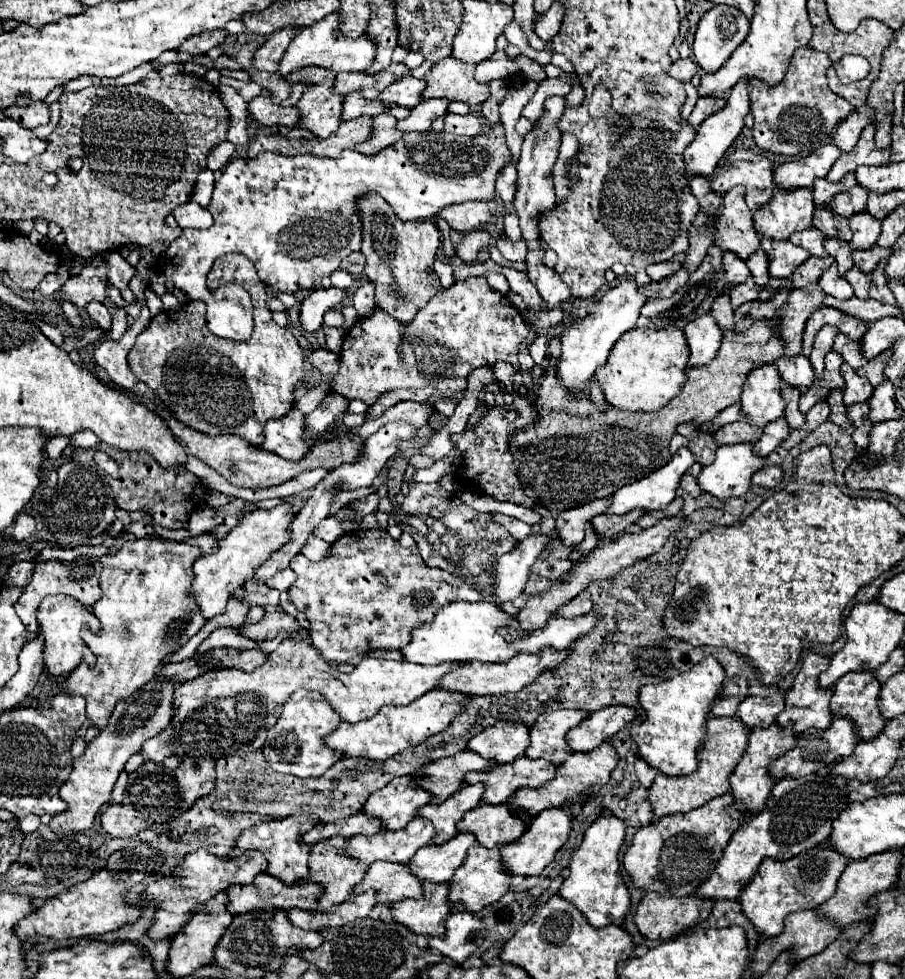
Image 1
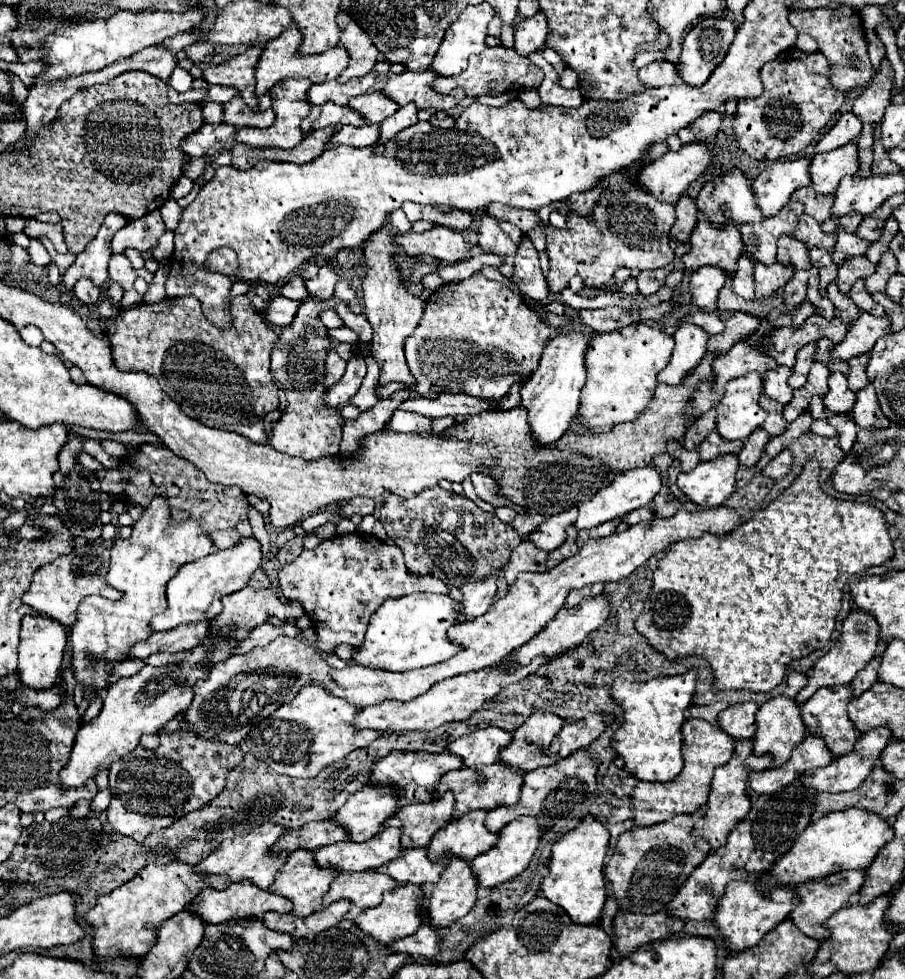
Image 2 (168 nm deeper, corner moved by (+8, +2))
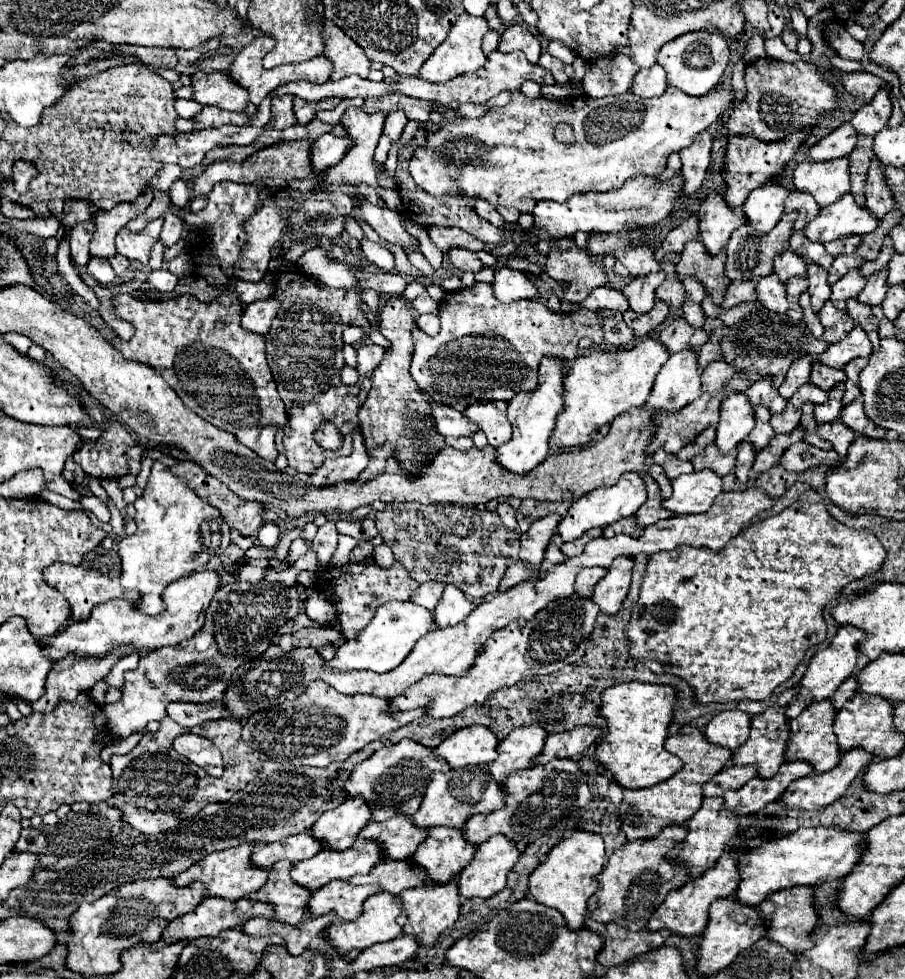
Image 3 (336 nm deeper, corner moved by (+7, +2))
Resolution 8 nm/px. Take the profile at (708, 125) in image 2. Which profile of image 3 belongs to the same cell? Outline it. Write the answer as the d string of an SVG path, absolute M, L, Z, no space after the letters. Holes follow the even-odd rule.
M708 131L700 133L688 149L680 151L682 159L682 195L688 197L702 187L706 169L710 165L710 147L712 135Z

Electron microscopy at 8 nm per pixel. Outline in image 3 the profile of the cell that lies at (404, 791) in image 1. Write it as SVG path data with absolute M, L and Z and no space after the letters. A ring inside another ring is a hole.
M346 799L336 809L320 815L312 827L312 837L324 841L324 847L328 849L344 851L356 841L360 829L368 823L370 817L372 811L362 799Z

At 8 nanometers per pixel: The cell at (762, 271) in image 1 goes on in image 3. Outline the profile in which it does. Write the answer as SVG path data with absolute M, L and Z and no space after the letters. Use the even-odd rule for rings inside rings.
M734 281L726 289L722 309L730 309L730 307L736 307L736 305L746 303L746 301L756 301L754 283L752 281Z

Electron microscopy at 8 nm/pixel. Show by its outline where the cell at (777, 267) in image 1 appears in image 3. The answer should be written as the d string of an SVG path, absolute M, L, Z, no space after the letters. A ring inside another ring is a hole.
M772 273L766 277L760 277L756 283L758 301L768 309L776 313L788 311L788 299L786 299L786 287L780 285L780 279Z

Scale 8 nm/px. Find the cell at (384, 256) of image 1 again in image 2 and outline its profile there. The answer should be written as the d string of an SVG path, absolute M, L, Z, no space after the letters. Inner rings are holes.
M389 229L375 231L365 243L363 243L363 255L365 255L365 277L363 277L363 307L365 317L369 319L373 327L373 341L371 341L371 355L381 367L379 383L391 383L391 381L403 381L407 385L413 383L413 375L409 373L409 367L405 363L403 355L403 343L405 339L415 331L419 325L425 301L417 295L409 293L405 287L405 281L401 277L399 265L395 261L395 233Z

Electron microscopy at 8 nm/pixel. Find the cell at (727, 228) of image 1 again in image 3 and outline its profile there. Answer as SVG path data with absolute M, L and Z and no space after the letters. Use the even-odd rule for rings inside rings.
M690 241L690 243L686 243L686 249L680 255L676 273L696 277L704 285L706 295L712 297L714 305L720 305L724 299L726 287L730 283L730 279L726 279L722 275L724 259L726 259L724 251L714 257L708 257L708 253L700 241Z

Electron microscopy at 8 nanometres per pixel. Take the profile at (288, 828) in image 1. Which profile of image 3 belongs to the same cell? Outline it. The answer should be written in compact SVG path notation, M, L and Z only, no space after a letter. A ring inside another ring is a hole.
M240 843L238 847L232 847L232 849L214 851L208 857L204 857L202 861L194 863L184 873L180 873L178 877L174 877L172 883L176 887L188 887L192 883L202 883L206 889L206 893L204 893L206 897L222 897L222 899L230 899L230 901L242 899L242 897L254 893L256 889L260 889L264 885L264 879L268 877L264 869L250 865L252 849L254 849L254 843Z

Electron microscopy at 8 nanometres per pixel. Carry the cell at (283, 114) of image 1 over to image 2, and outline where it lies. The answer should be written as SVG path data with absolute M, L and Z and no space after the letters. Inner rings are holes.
M233 97L223 107L225 107L225 123L229 123L229 125L265 129L265 127L271 127L275 121L273 109L267 109L267 111L247 109L247 105L243 105L243 101L239 101L239 97Z

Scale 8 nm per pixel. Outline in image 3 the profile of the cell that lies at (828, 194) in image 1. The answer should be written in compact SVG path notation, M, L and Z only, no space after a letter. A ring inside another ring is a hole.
M790 191L790 195L786 197L786 203L784 203L784 211L786 213L798 211L798 219L794 221L794 227L792 229L794 231L800 231L804 225L808 225L820 213L820 207L816 205L816 201L808 193Z

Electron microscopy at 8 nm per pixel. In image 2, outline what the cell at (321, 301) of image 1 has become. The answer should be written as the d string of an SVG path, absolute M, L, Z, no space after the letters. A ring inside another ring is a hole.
M283 295L273 297L273 299L269 301L267 309L265 309L269 323L279 325L279 327L291 325L291 321L295 319L295 311L299 309L299 303L301 303L301 301L287 299L287 297L283 297Z

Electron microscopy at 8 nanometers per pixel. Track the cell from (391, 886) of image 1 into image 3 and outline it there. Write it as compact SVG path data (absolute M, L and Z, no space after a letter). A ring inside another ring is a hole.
M330 881L328 885L316 889L308 901L308 919L316 919L334 911L344 921L354 921L362 913L362 903L378 893L378 885L350 885L348 881Z

